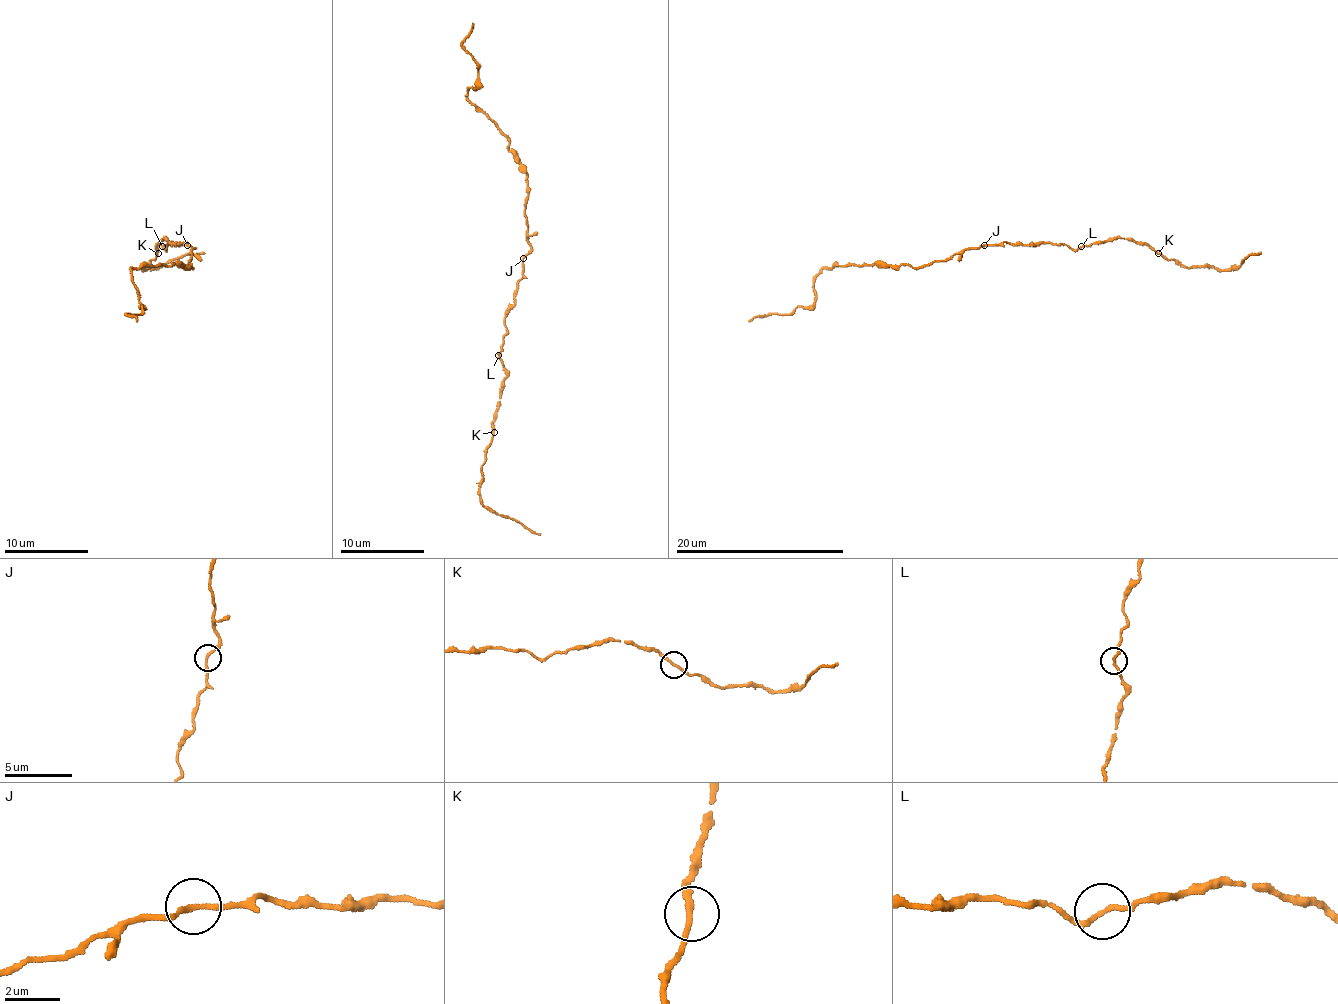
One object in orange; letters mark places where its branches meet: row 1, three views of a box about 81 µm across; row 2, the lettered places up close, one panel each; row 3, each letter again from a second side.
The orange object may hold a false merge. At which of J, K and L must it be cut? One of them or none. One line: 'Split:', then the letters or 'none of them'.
Split: none of them

